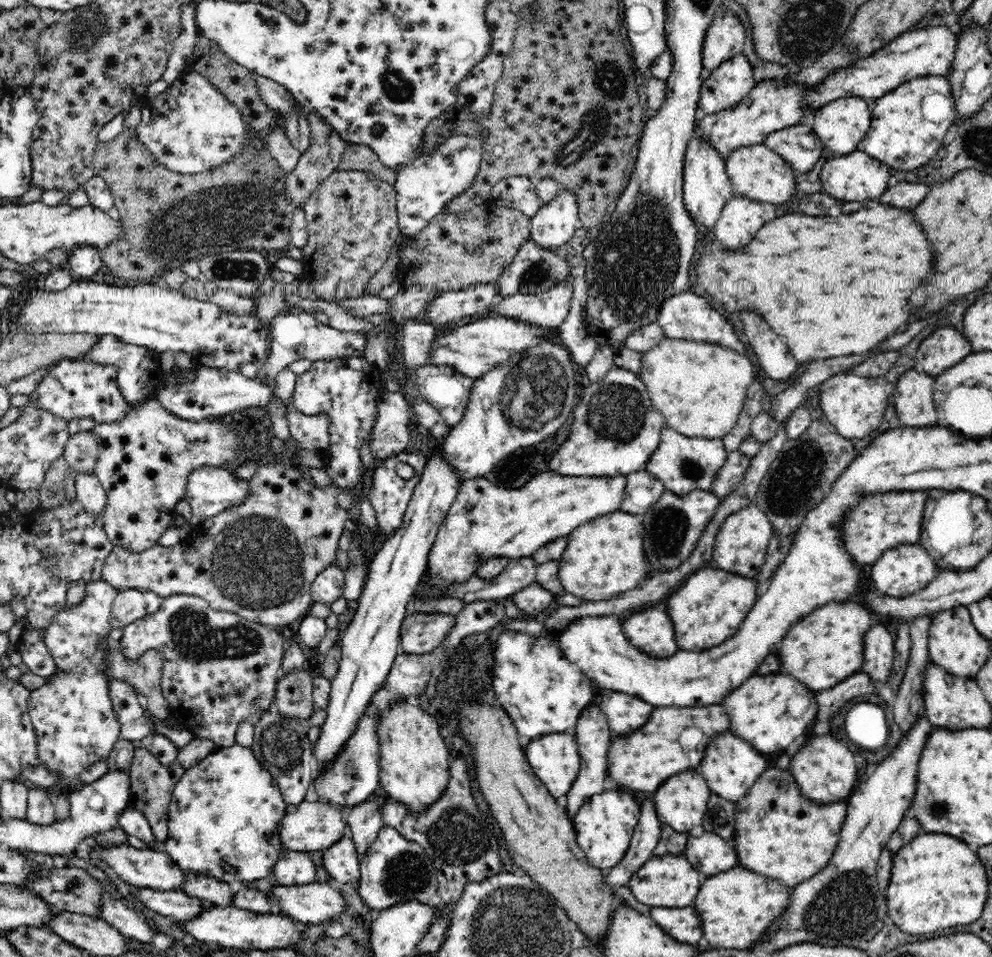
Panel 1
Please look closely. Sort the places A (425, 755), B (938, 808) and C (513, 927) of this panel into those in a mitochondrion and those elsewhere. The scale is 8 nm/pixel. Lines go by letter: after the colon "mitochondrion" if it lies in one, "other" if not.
A: other
B: mitochondrion
C: mitochondrion

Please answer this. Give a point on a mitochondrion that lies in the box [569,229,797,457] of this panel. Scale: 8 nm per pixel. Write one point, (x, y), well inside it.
(616, 412)

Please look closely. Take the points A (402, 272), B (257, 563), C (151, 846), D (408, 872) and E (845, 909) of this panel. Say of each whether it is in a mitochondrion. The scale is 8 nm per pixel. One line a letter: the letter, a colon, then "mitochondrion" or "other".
A: other
B: mitochondrion
C: other
D: mitochondrion
E: mitochondrion

